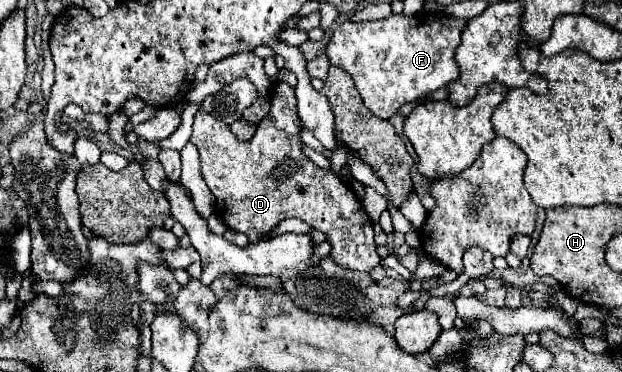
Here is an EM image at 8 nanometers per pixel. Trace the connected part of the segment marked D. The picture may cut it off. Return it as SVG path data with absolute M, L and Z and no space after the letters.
M287 82L273 86L271 110L257 124L251 140L237 140L227 124L199 110L195 114L191 142L199 148L201 176L215 196L217 216L231 230L245 234L249 242L269 238L271 230L287 218L301 218L315 230L327 234L327 240L333 244L331 256L339 260L341 266L369 272L373 266L381 264L373 242L373 224L355 190L337 174L325 172L305 156L297 96L295 88Z

